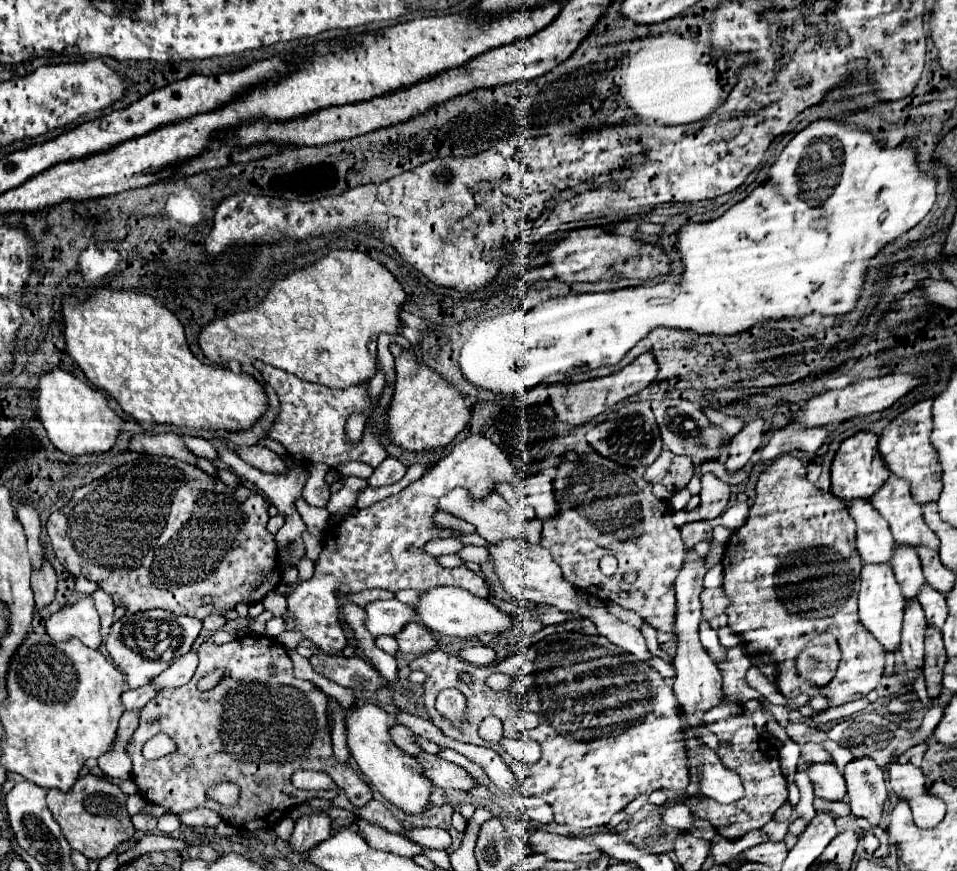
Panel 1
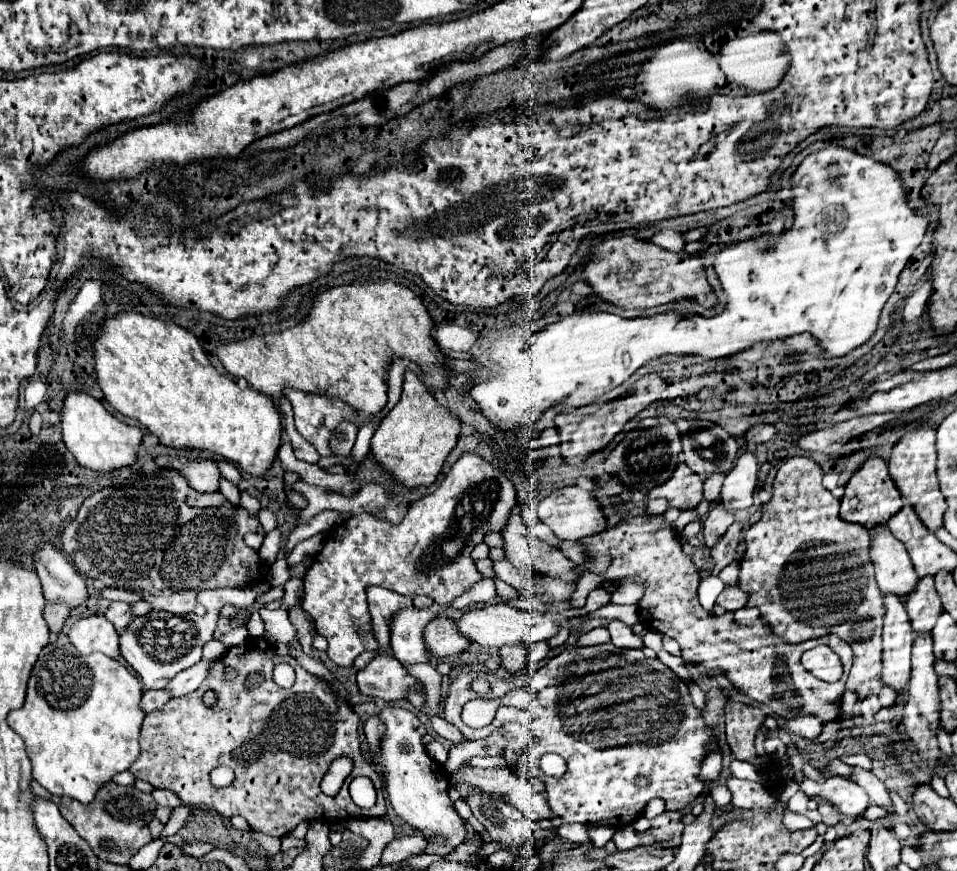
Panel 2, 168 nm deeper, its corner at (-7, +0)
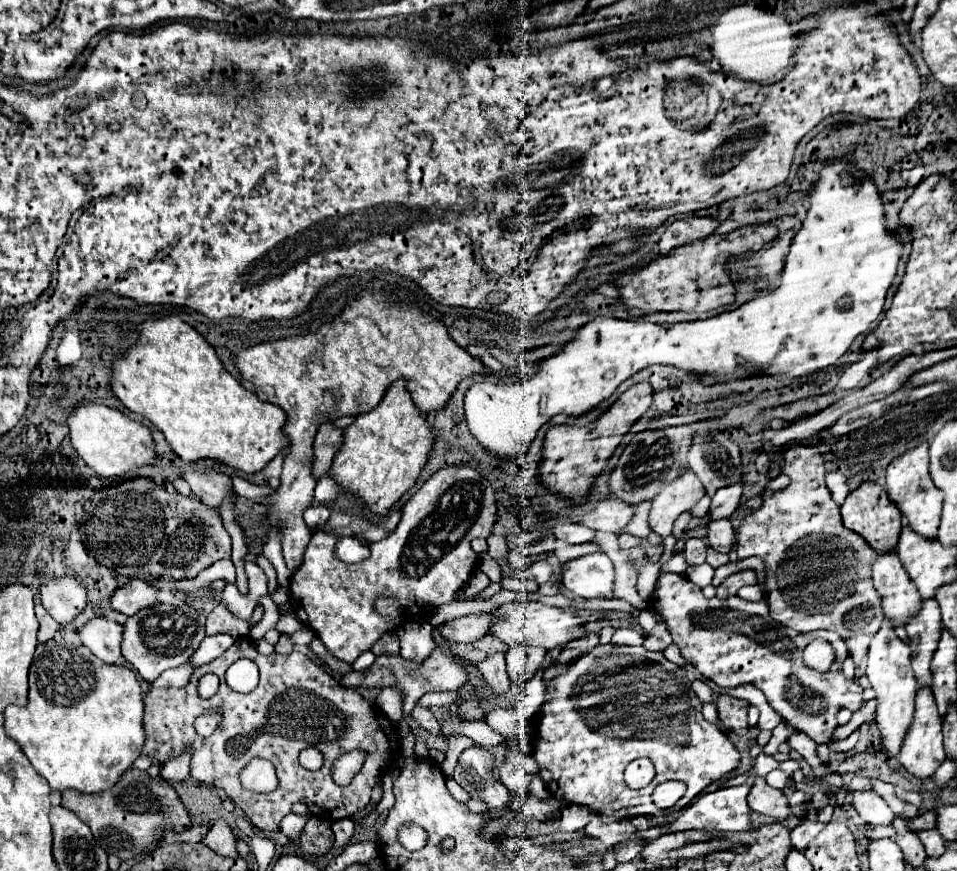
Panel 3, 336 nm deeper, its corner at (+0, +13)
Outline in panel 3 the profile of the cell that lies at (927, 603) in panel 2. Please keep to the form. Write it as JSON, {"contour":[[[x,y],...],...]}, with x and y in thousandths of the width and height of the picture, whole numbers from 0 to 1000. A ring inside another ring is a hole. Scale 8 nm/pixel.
{"contour":[[[977,688],[964,690],[964,697],[956,711],[946,718],[952,741],[952,761],[960,789],[973,789],[973,752],[977,750],[977,738],[981,736],[983,704]]]}

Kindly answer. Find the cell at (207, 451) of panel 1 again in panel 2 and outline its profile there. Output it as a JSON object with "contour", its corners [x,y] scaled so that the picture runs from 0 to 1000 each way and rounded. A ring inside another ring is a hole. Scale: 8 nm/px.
{"contour":[[[230,526],[230,528],[226,528],[226,533],[228,533],[228,540],[232,542],[232,546],[238,549],[242,556],[251,553],[251,540],[242,530],[236,530],[236,528]]]}

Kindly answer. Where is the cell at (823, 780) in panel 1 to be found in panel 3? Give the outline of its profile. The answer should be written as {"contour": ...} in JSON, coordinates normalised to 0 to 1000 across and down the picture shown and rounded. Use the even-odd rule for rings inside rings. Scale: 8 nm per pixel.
{"contour":[[[902,908],[902,910],[889,910],[891,924],[896,933],[902,938],[908,947],[933,947],[935,933],[925,922],[923,915],[918,915],[914,908]]]}

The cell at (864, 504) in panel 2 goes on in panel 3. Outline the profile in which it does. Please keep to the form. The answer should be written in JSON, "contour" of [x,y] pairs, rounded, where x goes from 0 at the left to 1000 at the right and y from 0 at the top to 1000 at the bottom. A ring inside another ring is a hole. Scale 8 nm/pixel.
{"contour":[[[904,552],[898,561],[889,564],[879,582],[879,591],[881,591],[881,603],[900,614],[916,635],[935,633],[941,610],[941,587],[935,582],[935,577],[929,575],[927,564],[918,555]]]}

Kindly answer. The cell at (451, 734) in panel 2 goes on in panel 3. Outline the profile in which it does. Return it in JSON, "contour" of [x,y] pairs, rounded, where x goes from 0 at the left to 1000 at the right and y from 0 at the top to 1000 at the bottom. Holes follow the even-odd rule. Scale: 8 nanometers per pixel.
{"contour":[[[507,828],[461,830],[461,839],[463,839],[463,844],[469,844],[469,842],[488,844],[488,846],[492,846],[498,855],[505,855],[505,858],[519,858],[519,855],[528,853],[528,846],[521,844],[521,842],[517,842]]]}

